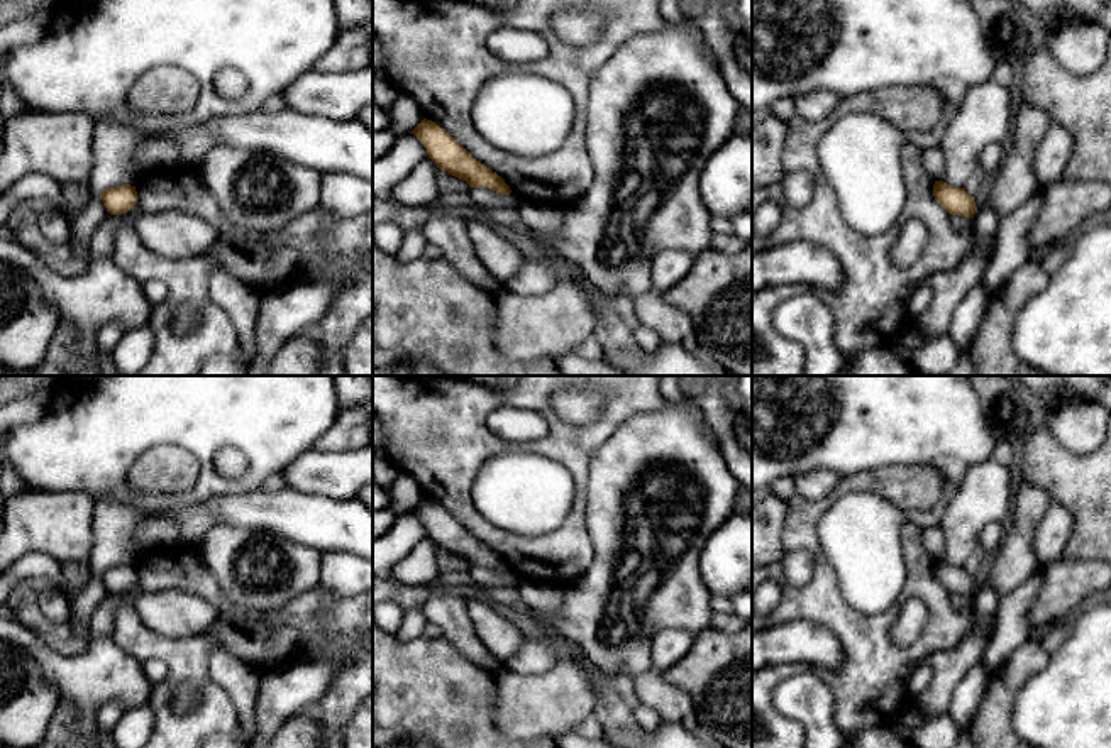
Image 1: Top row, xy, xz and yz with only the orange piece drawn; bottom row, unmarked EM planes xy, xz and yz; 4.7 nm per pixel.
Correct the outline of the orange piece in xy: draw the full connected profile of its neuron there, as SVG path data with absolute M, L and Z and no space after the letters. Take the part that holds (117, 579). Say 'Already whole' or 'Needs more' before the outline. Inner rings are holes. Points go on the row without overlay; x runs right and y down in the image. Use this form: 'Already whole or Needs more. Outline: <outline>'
Already whole. Outline: M122 564L102 572L100 579L103 580L110 594L119 596L134 587L134 584L137 582L137 570L135 565Z

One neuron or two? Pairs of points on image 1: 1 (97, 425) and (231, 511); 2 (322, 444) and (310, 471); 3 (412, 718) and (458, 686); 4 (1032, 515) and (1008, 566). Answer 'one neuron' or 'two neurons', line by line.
1: two neurons
2: two neurons
3: one neuron
4: one neuron

